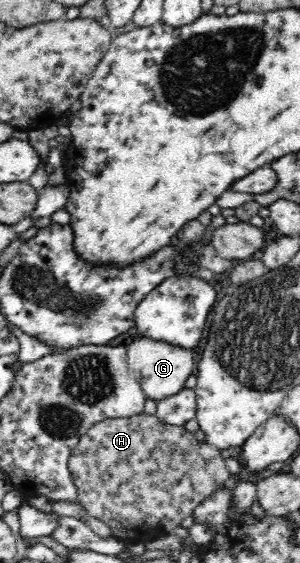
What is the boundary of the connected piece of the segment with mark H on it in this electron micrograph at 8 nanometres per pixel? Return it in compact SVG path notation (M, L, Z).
M143 412L129 418L105 419L93 425L73 448L68 469L76 486L77 499L88 514L107 524L121 541L145 543L173 533L183 518L191 516L201 500L227 482L231 472L223 459L221 451L199 442L194 432L167 424L156 414Z

